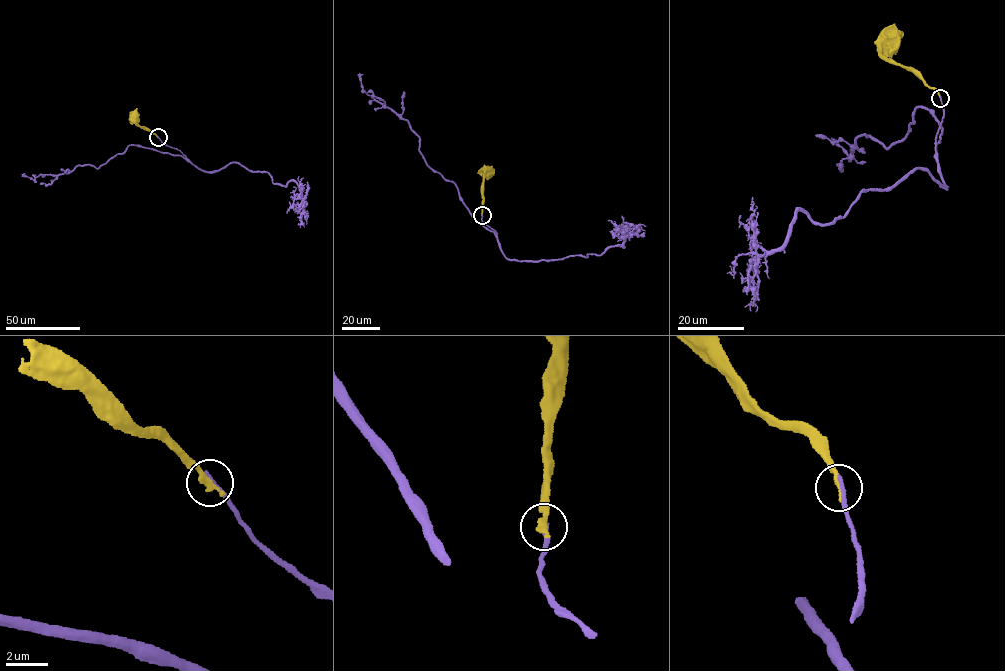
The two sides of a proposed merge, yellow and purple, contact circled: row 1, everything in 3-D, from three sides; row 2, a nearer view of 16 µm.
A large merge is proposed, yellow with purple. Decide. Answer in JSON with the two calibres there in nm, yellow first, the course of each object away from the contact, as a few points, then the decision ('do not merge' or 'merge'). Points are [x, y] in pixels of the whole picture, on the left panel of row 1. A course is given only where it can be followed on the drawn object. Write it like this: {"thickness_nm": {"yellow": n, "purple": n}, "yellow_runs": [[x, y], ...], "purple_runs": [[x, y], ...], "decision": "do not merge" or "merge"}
{"thickness_nm": {"yellow": 320, "purple": 240}, "yellow_runs": [[158, 137], [137, 126], [134, 115]], "purple_runs": [[158, 137], [206, 172], [238, 162], [267, 172], [273, 183], [286, 186], [294, 181], [303, 203], [304, 227]], "decision": "do not merge"}

